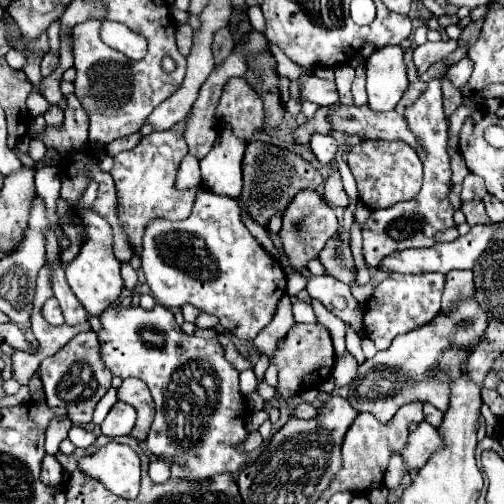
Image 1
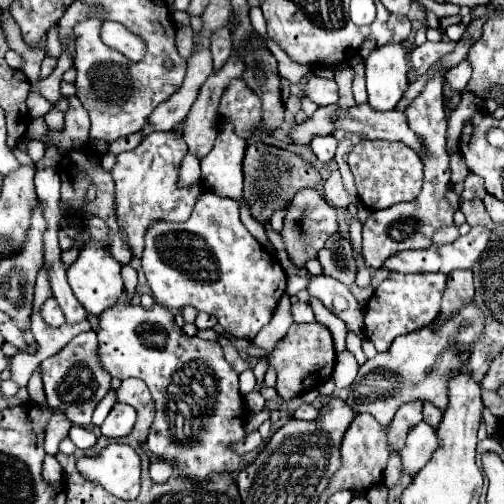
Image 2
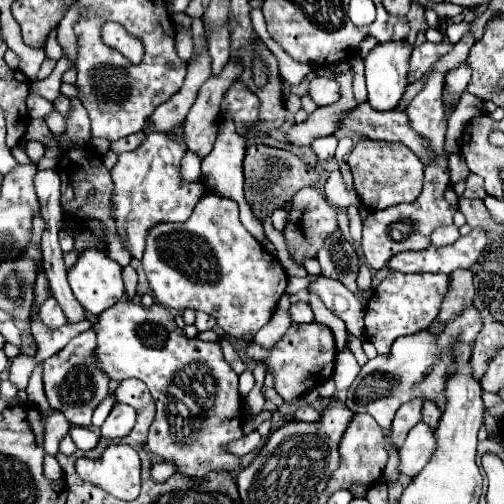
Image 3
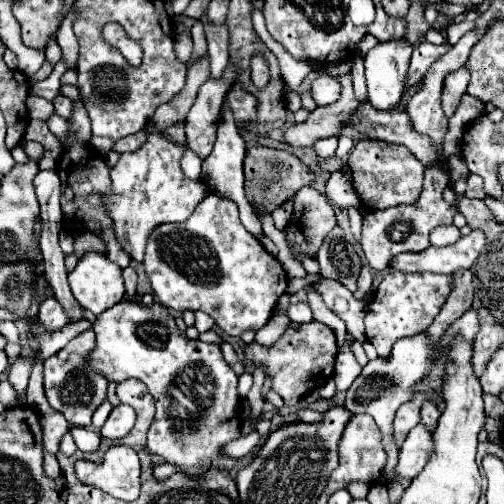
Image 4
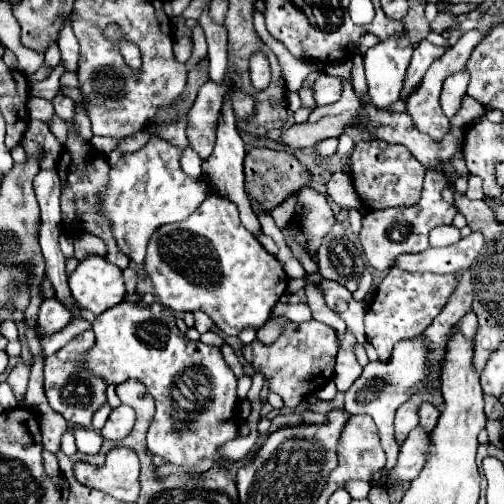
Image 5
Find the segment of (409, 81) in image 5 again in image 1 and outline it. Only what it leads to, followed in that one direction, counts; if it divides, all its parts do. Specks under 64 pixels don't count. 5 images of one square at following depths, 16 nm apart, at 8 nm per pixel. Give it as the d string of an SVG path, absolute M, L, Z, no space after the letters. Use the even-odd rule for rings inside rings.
M442 38L438 42L424 42L422 46L418 46L414 50L414 64L418 68L418 74L426 72L430 64L452 54L456 50L456 46L458 46L458 42L452 38Z

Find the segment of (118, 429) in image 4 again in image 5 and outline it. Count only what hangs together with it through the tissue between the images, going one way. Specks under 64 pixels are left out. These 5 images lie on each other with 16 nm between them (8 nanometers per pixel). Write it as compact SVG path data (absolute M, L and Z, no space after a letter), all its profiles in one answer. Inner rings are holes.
M120 404L118 408L114 408L102 428L102 436L108 438L108 440L122 440L124 436L130 434L132 426L134 426L134 420L136 420L136 414L130 406L124 406Z

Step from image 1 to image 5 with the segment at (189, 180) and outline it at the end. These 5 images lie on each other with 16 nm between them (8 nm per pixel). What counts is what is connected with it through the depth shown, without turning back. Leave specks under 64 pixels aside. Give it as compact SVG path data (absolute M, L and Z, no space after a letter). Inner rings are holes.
M186 148L182 152L180 164L182 164L182 170L184 170L186 176L200 178L200 174L202 174L202 168L200 168L202 166L202 160L200 160L200 156L196 152L192 152L192 148Z

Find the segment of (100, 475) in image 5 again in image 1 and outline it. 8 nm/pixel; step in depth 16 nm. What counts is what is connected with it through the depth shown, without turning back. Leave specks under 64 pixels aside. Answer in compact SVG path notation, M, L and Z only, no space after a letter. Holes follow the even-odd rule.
M109 442L86 460L80 460L82 472L98 478L110 492L136 498L140 490L140 458L138 454L117 442Z

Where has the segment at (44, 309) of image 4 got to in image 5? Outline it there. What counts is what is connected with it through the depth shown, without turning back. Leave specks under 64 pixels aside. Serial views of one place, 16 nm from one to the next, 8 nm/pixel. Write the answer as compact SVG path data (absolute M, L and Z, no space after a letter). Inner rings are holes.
M48 298L42 302L40 312L38 312L38 324L42 326L42 330L46 334L54 334L58 330L62 330L68 324L68 312L64 312L64 308L60 308L60 302L56 298Z

